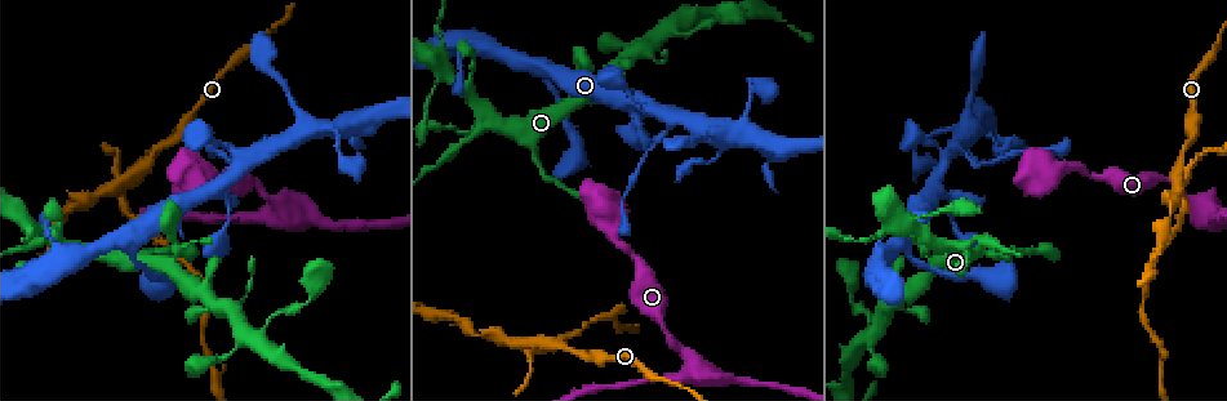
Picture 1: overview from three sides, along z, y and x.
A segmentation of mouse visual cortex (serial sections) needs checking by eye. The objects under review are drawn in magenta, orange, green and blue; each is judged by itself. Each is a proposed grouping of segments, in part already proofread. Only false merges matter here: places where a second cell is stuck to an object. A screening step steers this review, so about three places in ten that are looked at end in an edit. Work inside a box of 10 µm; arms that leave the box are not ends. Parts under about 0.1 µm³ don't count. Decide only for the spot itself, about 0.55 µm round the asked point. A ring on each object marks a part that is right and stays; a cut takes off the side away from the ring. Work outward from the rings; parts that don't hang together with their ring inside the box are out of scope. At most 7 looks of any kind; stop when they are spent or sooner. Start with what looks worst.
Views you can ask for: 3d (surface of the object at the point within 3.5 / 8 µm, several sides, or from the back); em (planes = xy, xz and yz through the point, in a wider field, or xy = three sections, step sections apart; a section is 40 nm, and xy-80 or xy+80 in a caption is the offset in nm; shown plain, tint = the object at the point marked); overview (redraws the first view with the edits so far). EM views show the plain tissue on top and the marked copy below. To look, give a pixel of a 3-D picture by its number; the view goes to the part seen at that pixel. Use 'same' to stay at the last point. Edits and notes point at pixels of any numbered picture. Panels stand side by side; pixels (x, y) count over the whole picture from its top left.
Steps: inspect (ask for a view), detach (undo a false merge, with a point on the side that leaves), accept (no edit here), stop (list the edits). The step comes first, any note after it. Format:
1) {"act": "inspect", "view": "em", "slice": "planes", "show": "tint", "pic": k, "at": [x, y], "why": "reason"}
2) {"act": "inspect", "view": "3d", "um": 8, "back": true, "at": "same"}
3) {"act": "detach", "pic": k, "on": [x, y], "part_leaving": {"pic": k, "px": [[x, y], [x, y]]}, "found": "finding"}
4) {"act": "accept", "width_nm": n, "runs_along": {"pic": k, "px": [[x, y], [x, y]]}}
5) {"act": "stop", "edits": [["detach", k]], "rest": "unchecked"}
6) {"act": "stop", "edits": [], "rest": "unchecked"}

{"act": "inspect", "view": "em", "slice": "planes", "show": "tint", "pic": 1, "at": [228, 215]}

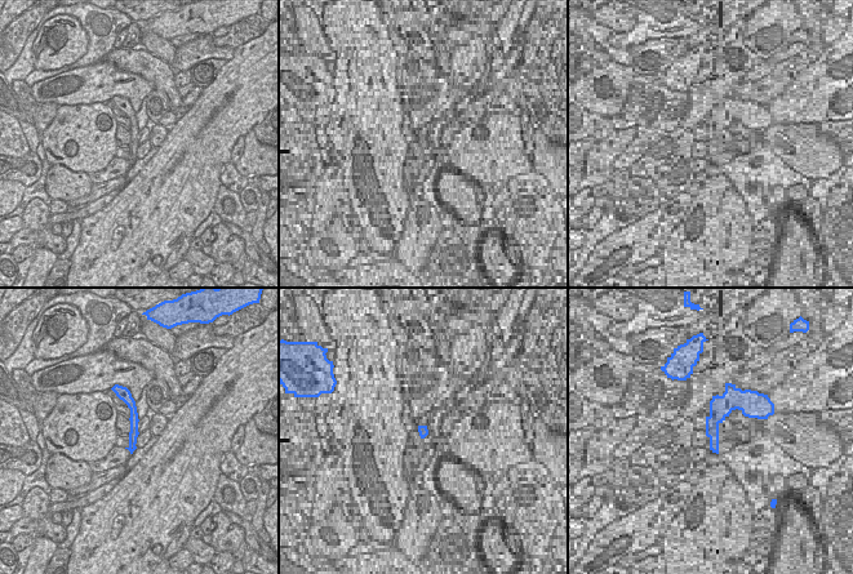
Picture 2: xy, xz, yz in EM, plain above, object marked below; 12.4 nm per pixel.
{"act": "inspect", "view": "3d", "um": 3.5, "at": "same", "why": "wider look"}

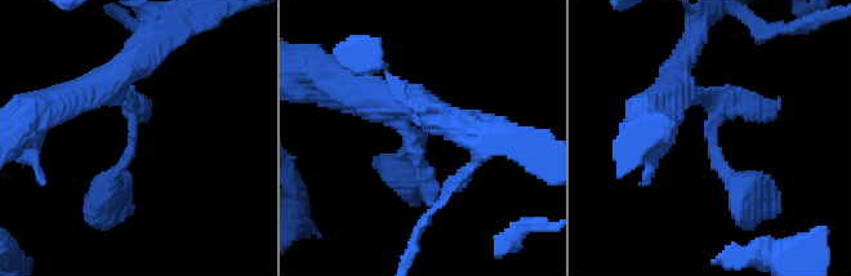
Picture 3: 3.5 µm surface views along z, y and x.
{"act": "accept", "width_nm": 120, "runs_along": {"pic": 2, "px": [[124, 392], [133, 408], [132, 448]]}, "found": "one cell here"}

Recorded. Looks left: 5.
{"act": "inspect", "view": "3d", "um": 3.5, "back": true, "pic": 1, "at": [488, 124], "why": "three-way junction"}

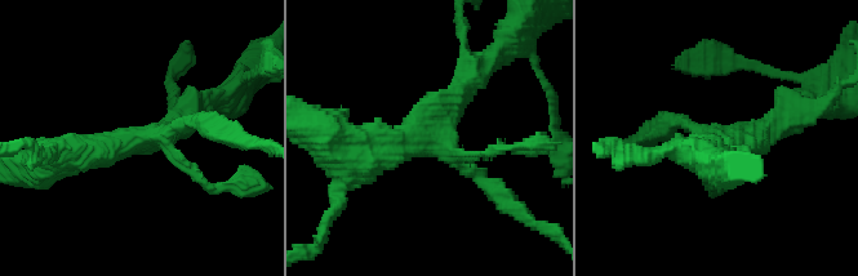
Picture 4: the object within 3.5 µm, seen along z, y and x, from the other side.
{"act": "inspect", "view": "em", "slice": "planes", "show": "tint", "pic": 4, "at": [714, 133]}

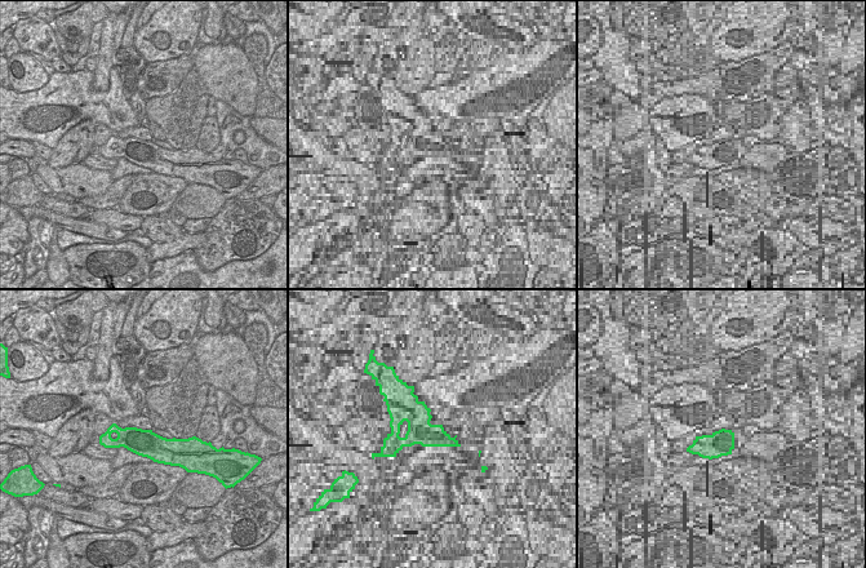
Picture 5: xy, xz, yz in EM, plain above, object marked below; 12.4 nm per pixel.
{"act": "accept", "found": "all the same cell"}

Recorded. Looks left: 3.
{"act": "inspect", "view": "3d", "um": 3.5, "back": true, "pic": 1, "at": [543, 70], "why": "side arm on a straight run"}

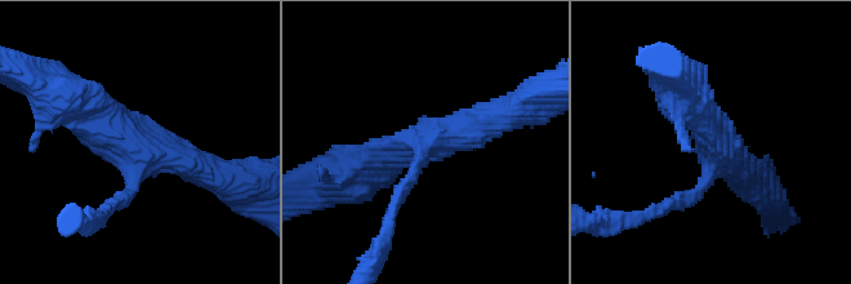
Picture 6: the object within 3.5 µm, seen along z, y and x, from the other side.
{"act": "inspect", "view": "em", "slice": "xy", "step": 2, "show": "tint", "pic": 6, "at": [137, 150]}

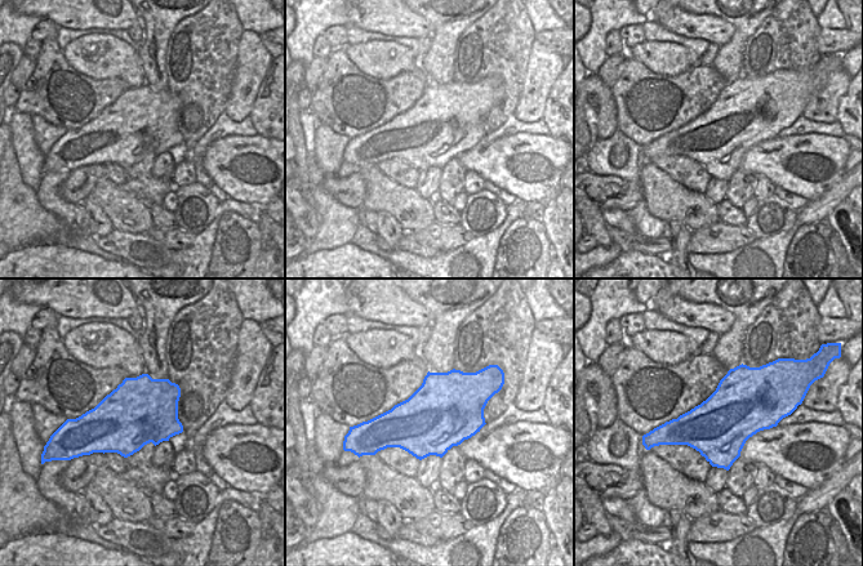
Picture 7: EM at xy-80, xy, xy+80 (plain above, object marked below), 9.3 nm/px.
{"act": "inspect", "view": "em", "slice": "planes", "show": "tint", "at": "same", "why": "cut it another way"}

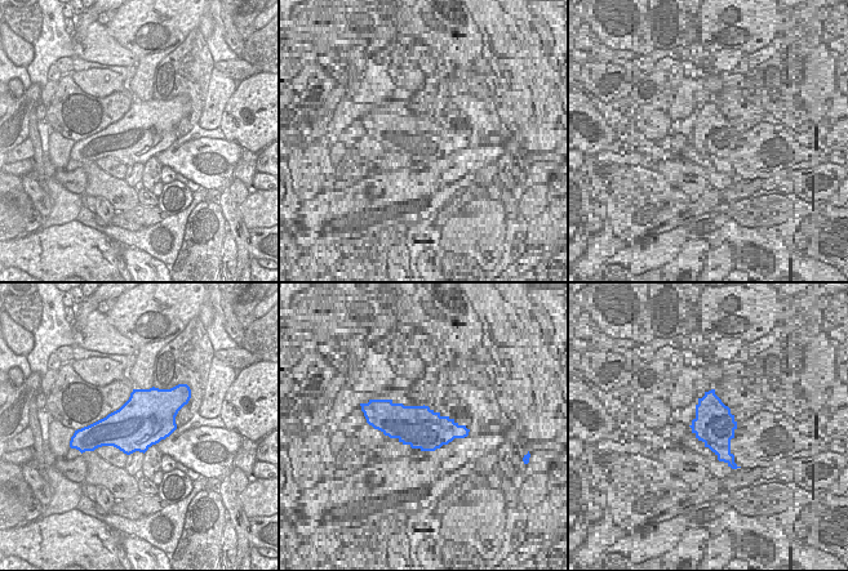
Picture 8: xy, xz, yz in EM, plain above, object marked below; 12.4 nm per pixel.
{"act": "accept", "width_nm": 650, "runs_along": {"pic": 6, "px": [[54, 92], [137, 151], [213, 171]]}, "found": "continuous, no second cell"}

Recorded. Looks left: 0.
{"act": "stop", "edits": [], "rest": "unchecked"}

